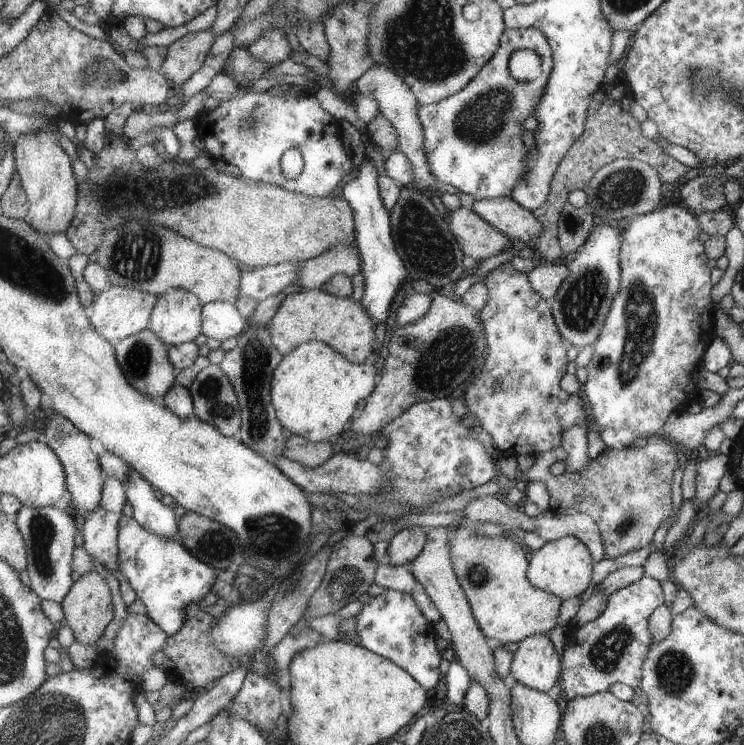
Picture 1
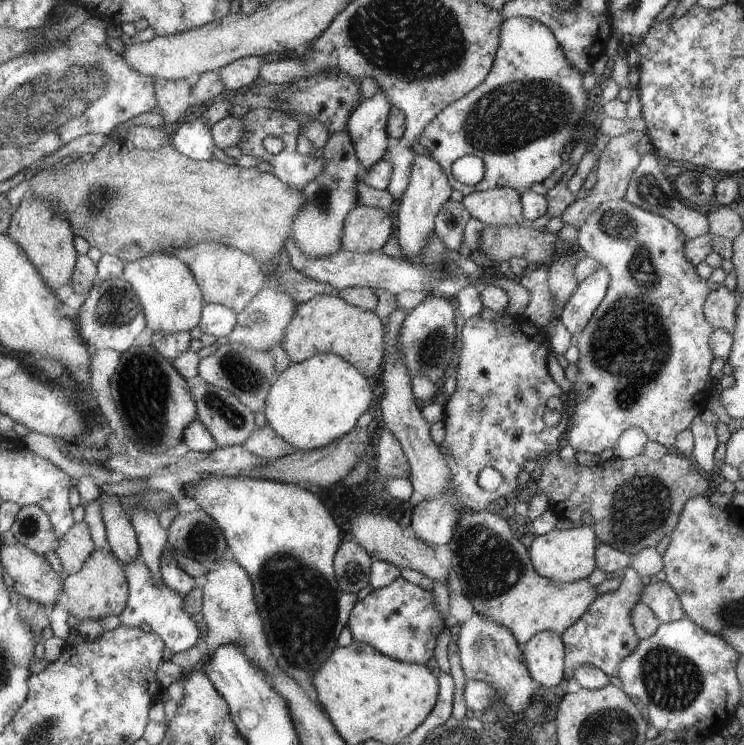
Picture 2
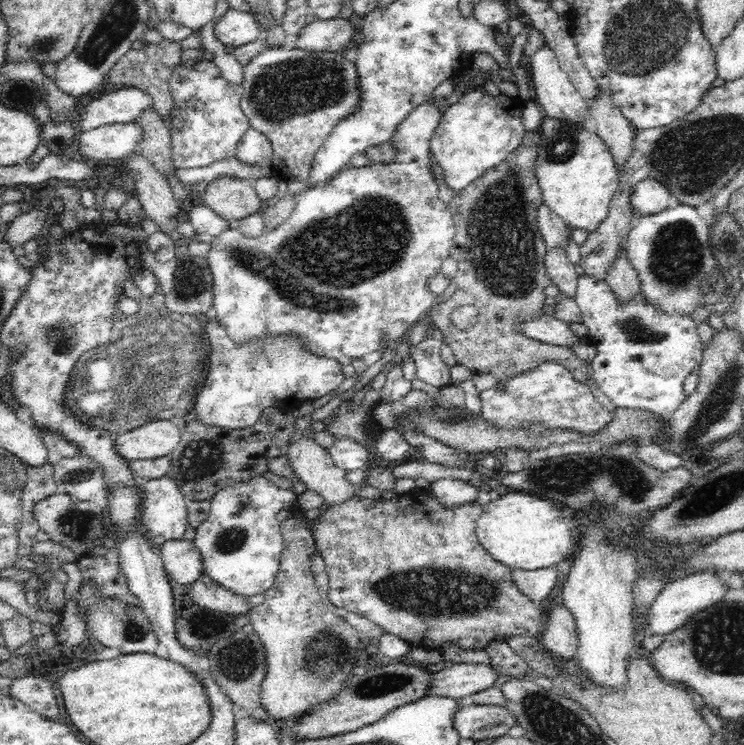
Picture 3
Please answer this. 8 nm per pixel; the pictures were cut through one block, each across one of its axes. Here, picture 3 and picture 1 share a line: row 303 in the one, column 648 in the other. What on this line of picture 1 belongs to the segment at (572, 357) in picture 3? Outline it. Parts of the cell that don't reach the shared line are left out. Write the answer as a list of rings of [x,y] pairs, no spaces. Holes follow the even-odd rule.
[[[662,434],[648,436],[643,448],[607,448],[589,463],[586,470],[579,473],[566,471],[561,476],[555,476],[551,466],[565,460],[565,451],[558,447],[535,456],[535,465],[526,477],[530,483],[541,482],[545,485],[550,500],[549,510],[553,513],[586,513],[591,516],[600,527],[606,558],[613,559],[649,546],[659,526],[674,514],[673,476],[679,468],[676,448]]]

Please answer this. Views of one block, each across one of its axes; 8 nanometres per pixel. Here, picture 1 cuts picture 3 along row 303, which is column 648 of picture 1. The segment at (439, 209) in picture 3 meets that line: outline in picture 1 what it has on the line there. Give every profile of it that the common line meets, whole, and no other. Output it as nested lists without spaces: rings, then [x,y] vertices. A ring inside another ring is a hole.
[[[681,206],[663,207],[659,211],[654,211],[645,215],[636,215],[629,222],[628,226],[622,229],[623,241],[620,252],[620,258],[622,262],[622,286],[619,290],[618,296],[614,299],[610,314],[607,316],[606,319],[606,324],[603,326],[603,331],[601,332],[599,339],[596,341],[596,344],[593,345],[593,358],[587,366],[589,376],[587,382],[585,382],[584,384],[585,393],[592,408],[593,414],[591,414],[591,416],[593,417],[594,424],[602,431],[599,434],[603,434],[603,432],[607,431],[608,429],[614,429],[617,431],[622,429],[634,429],[635,431],[639,432],[639,434],[641,434],[643,437],[655,436],[657,434],[661,435],[663,430],[665,429],[665,426],[667,425],[667,422],[669,421],[669,418],[671,417],[671,414],[674,414],[675,412],[687,412],[687,409],[690,408],[690,405],[692,403],[699,402],[701,388],[697,387],[695,376],[700,372],[700,369],[704,364],[704,357],[706,356],[707,348],[712,344],[713,340],[717,338],[716,329],[714,326],[715,304],[713,303],[713,298],[711,298],[711,290],[713,290],[713,280],[711,280],[711,268],[709,268],[709,264],[707,264],[709,258],[706,254],[706,246],[705,244],[703,244],[703,242],[701,242],[701,240],[699,240],[699,232],[701,232],[701,230],[702,228],[699,225],[697,216],[693,216],[693,214],[691,214],[691,212],[687,210],[687,208],[681,208]]]

